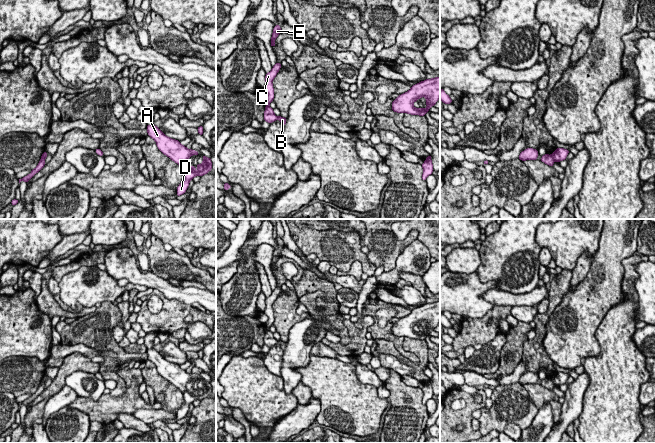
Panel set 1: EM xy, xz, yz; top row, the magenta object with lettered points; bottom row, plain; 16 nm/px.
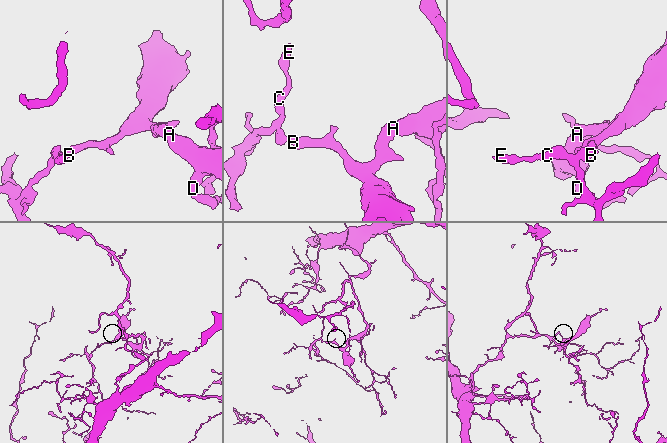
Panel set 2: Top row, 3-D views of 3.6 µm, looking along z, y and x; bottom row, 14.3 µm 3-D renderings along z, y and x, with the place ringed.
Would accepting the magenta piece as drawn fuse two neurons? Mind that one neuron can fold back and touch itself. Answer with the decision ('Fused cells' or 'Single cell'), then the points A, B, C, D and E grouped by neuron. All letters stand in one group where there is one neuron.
Fused cells. Groups: A B D / C E

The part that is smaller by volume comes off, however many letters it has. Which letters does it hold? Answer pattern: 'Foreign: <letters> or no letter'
Foreign: C, E

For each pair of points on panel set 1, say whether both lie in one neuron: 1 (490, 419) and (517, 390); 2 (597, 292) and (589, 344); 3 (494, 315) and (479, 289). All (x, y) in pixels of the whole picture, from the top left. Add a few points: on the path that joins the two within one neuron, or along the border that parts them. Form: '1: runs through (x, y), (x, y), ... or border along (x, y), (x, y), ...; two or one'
1: runs through (497, 412), (512, 397); one
2: runs through (588, 305), (588, 331); one
3: border along (494, 306), (481, 317), (468, 317); two

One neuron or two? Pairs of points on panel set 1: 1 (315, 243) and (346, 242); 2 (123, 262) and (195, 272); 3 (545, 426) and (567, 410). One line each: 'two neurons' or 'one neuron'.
1: one neuron
2: two neurons
3: two neurons

